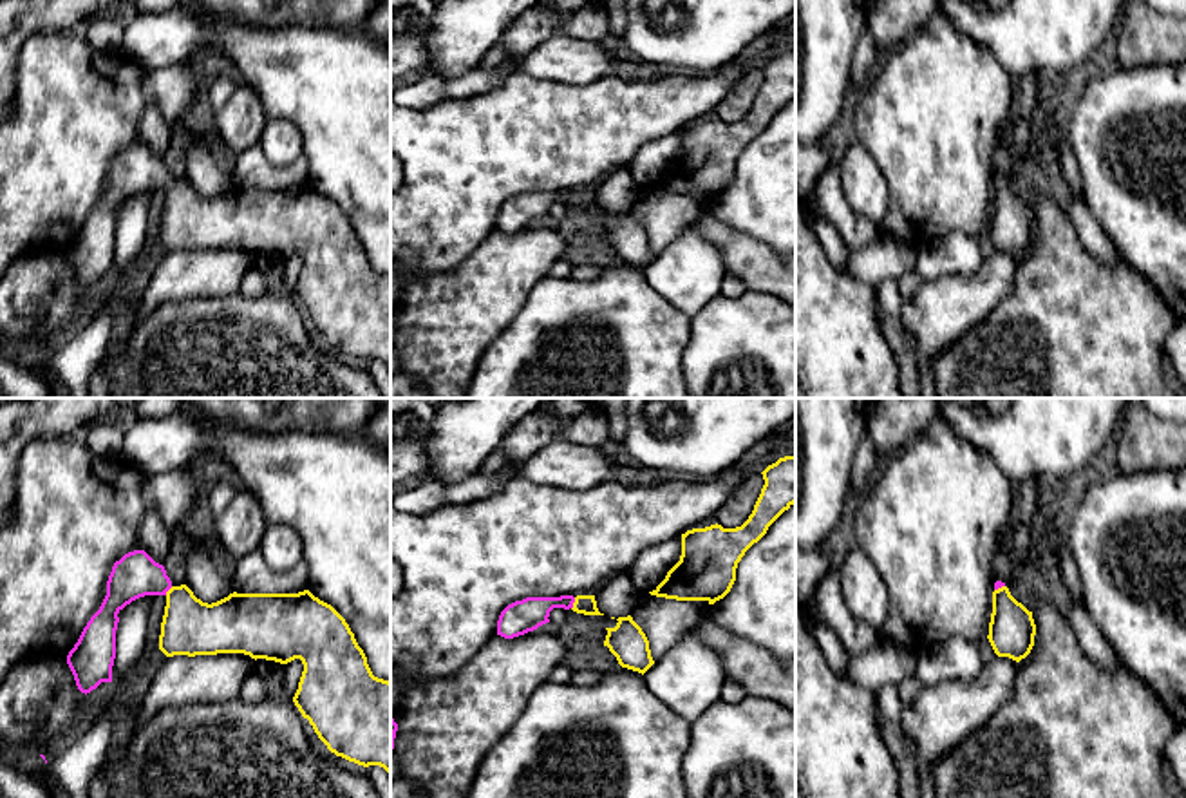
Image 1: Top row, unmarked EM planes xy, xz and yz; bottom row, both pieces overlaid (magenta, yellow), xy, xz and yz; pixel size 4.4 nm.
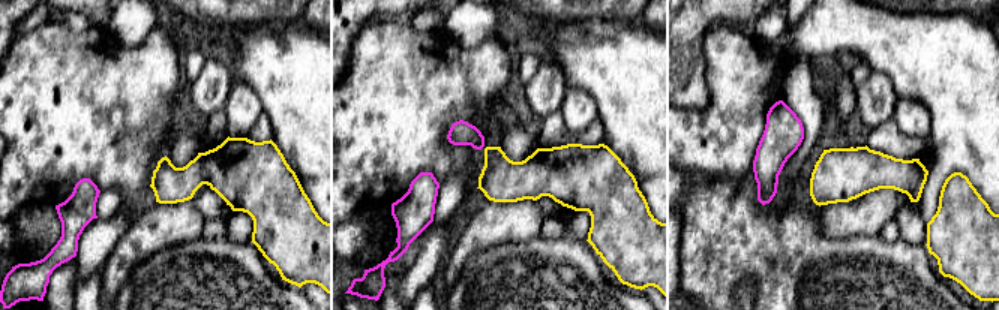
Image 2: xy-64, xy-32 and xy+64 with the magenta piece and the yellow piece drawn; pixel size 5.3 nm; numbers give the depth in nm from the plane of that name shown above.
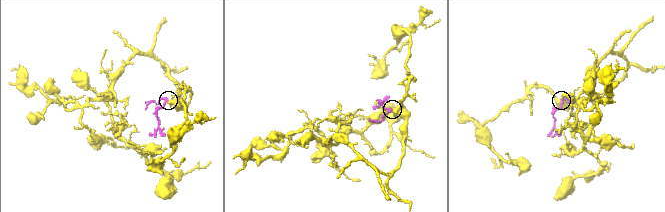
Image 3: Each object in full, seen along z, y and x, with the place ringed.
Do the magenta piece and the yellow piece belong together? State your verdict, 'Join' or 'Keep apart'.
Join

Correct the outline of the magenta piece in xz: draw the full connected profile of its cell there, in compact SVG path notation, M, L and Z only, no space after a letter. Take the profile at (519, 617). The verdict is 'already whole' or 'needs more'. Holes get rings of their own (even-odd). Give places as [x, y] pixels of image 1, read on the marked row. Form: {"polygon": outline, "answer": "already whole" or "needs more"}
{"polygon": "M595 595L526 597L508 604L497 621L497 635L513 639L550 622L553 608L573 610L584 615L604 615L597 608Z", "answer": "needs more"}

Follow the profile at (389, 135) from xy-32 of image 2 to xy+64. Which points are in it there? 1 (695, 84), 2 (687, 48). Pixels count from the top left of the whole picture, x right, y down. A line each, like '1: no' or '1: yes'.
1: no
2: no

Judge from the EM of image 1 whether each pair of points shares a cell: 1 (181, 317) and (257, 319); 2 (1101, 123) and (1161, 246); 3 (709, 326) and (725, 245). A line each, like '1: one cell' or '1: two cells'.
1: one cell
2: one cell
3: two cells

